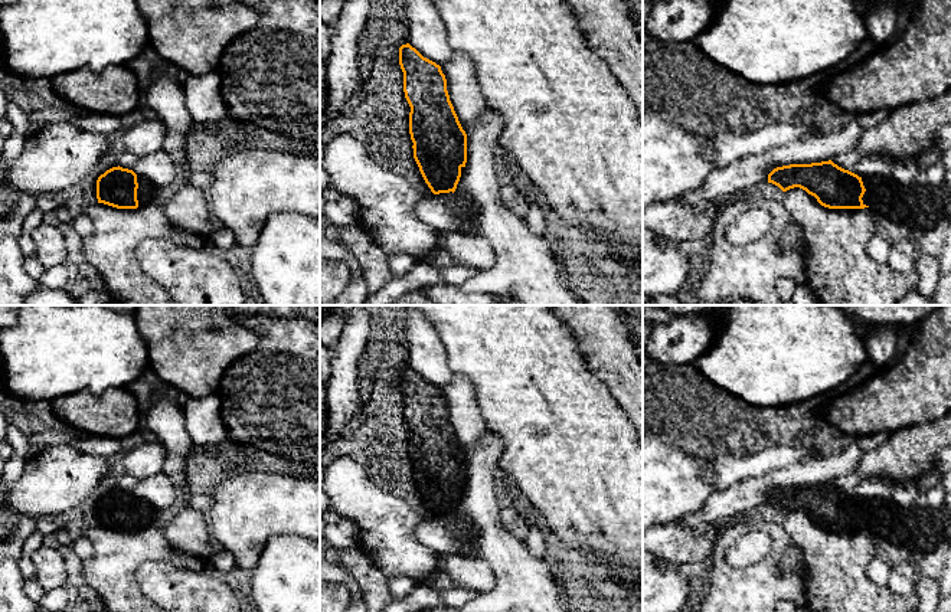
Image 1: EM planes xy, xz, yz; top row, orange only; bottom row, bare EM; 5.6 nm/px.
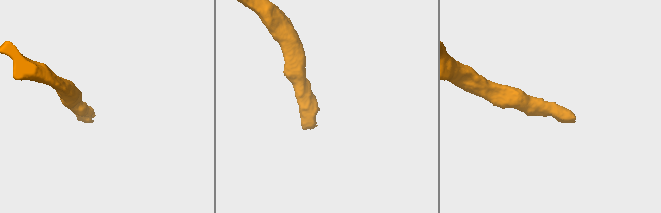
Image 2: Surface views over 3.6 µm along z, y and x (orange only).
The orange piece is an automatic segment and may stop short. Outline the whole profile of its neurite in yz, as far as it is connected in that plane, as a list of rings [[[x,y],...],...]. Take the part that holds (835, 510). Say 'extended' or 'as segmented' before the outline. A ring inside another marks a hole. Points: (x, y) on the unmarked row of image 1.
extended | [[[829,482],[777,490],[768,497],[768,505],[778,508],[782,514],[800,510],[829,531],[869,530],[885,547],[899,552],[912,560],[935,550],[942,541],[951,541],[951,507],[932,508],[922,500],[909,507],[898,505],[892,498],[862,501]]]

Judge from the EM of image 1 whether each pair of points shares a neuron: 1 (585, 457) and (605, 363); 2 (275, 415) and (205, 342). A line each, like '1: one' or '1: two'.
1: two
2: two

